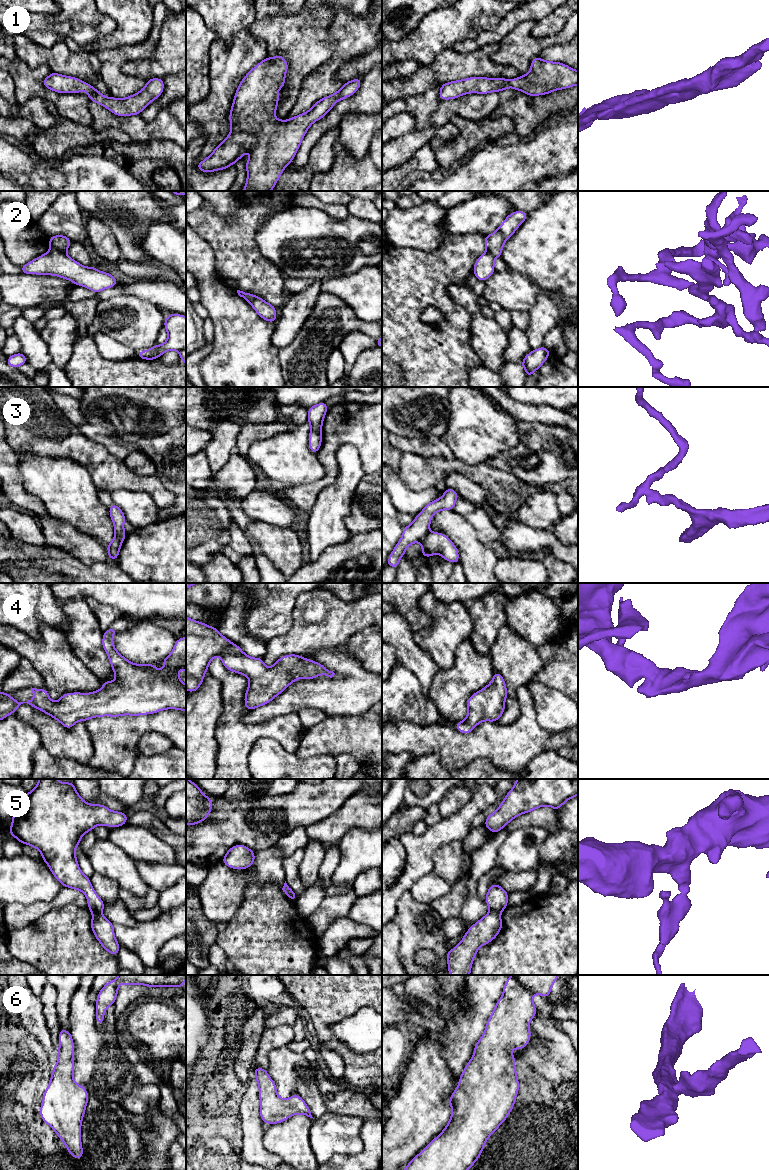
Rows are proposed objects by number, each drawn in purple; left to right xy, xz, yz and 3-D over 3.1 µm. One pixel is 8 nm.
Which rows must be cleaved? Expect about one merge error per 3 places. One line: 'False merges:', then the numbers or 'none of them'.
False merges: 2, 3, 5

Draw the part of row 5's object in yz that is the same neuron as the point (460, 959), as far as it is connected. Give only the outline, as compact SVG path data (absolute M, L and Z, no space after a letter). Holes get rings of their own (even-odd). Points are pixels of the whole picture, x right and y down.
M494 910L472 925L461 942L450 952L446 952L449 975L470 975L479 947L494 940L501 930L500 913Z

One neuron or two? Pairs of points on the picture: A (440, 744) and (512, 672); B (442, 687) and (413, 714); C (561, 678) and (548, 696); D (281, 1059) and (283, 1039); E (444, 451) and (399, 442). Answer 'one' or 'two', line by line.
A: two
B: two
C: two
D: two
E: one

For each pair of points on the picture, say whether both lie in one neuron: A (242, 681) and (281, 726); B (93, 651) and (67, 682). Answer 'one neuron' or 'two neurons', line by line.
A: one neuron
B: two neurons

